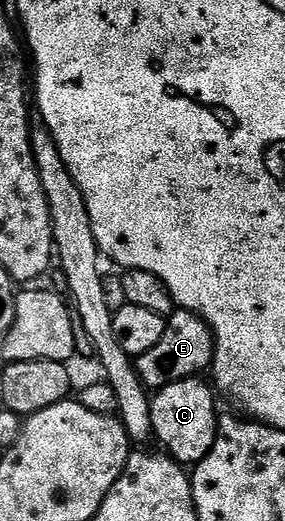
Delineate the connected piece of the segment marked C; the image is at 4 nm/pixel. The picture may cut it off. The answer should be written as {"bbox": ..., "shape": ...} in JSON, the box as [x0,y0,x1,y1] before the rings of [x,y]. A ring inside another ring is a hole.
{"bbox":[151,376,219,467],"shape":[[[196,376],[176,381],[156,390],[151,397],[153,437],[161,440],[160,448],[182,467],[196,467],[209,454],[217,438],[219,412],[213,402],[215,393],[201,380]]]}

